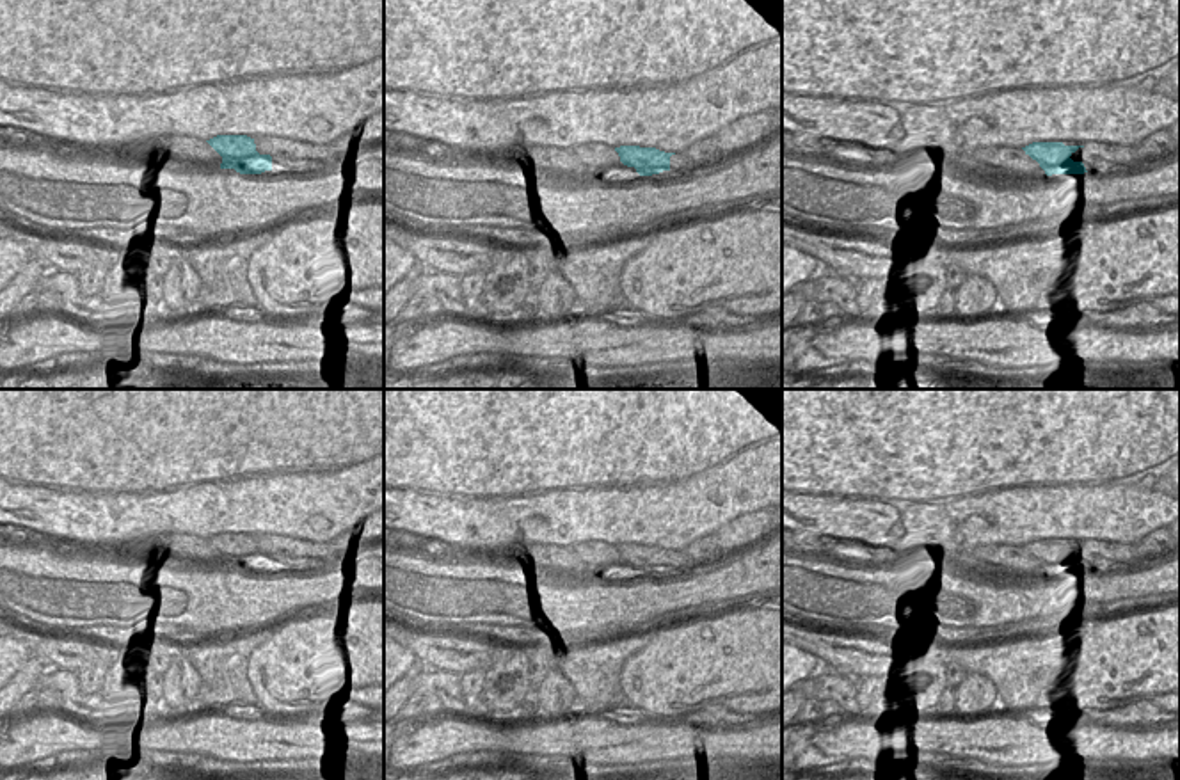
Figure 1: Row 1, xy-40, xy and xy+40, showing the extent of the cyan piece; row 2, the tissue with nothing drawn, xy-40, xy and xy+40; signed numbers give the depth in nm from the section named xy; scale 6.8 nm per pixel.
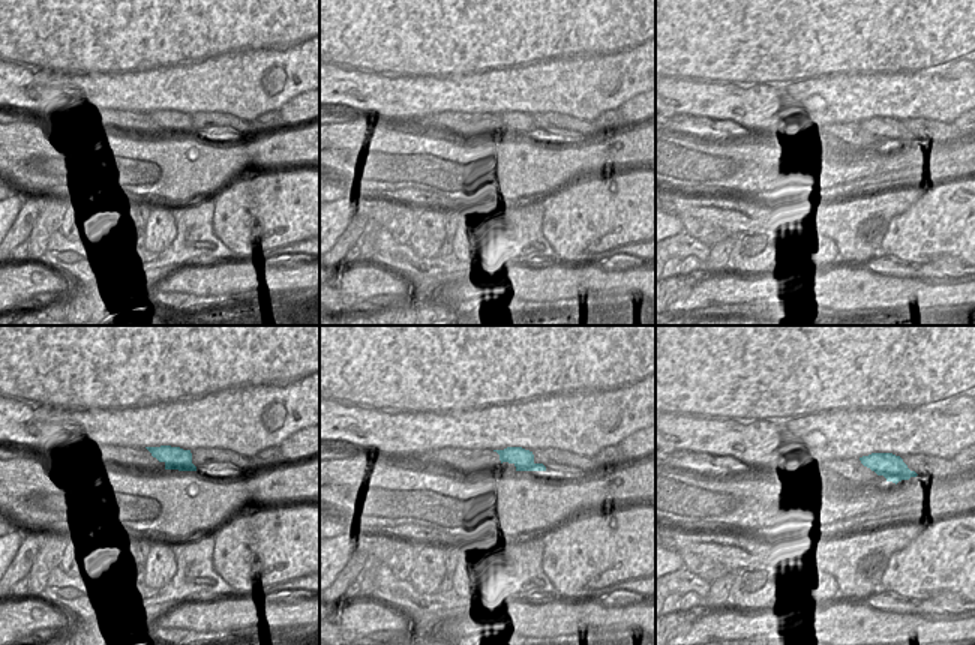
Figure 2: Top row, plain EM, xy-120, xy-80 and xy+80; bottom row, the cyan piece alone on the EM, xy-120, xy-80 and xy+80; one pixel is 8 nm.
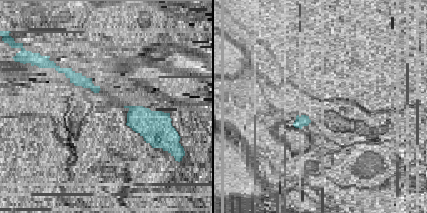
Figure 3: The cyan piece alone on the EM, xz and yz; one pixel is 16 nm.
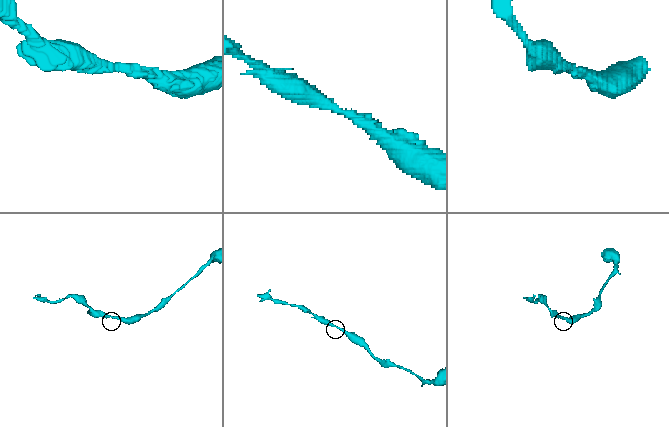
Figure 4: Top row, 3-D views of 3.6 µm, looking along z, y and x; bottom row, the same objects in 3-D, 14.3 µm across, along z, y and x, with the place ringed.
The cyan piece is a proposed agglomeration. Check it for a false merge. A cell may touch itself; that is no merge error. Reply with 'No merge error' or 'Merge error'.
No merge error.

